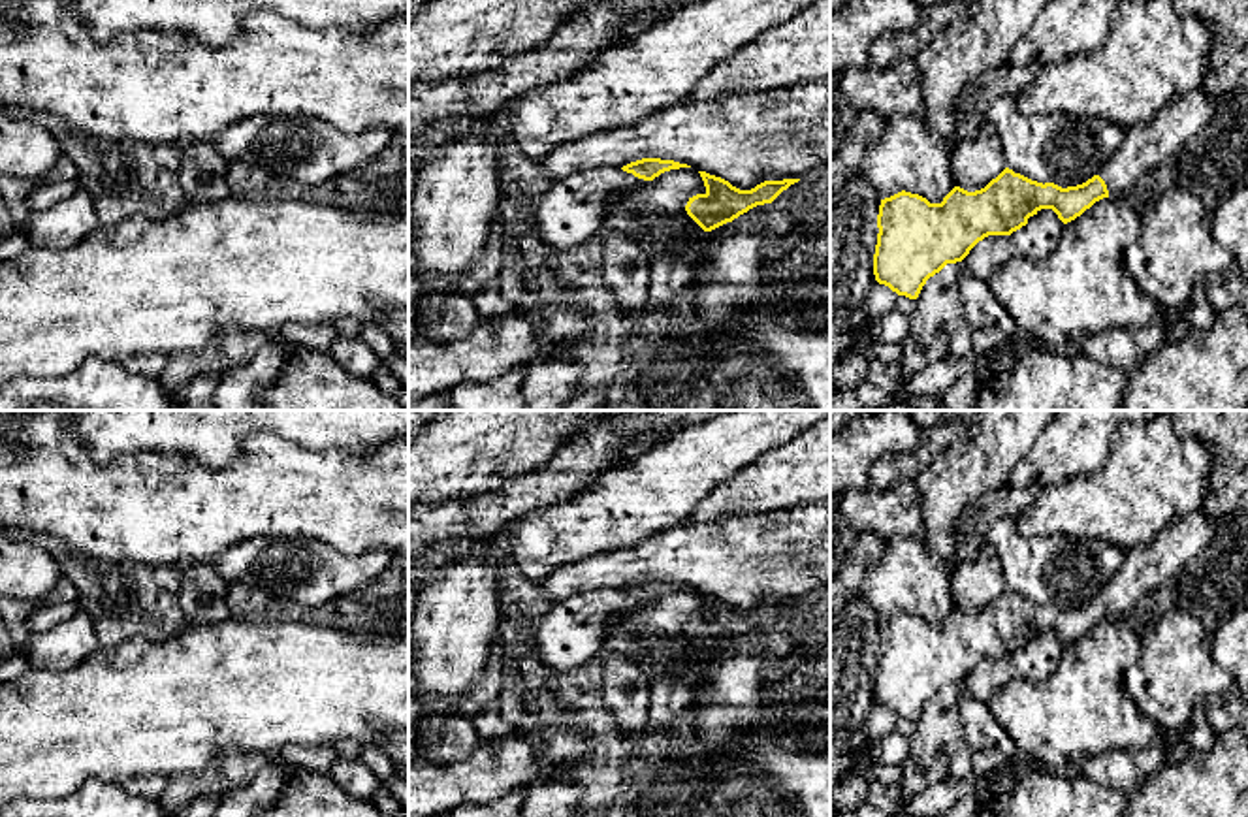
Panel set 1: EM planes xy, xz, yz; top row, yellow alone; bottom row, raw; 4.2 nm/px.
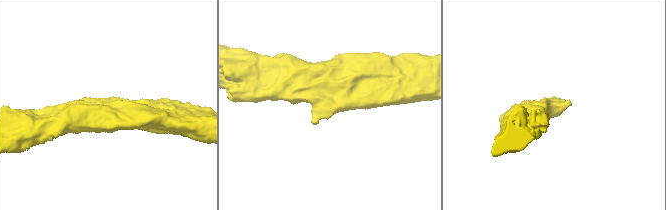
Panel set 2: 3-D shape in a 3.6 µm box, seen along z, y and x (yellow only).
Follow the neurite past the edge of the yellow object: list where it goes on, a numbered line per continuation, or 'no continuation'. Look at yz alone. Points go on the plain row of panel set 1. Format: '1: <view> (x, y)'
1: yz (1147, 567)

